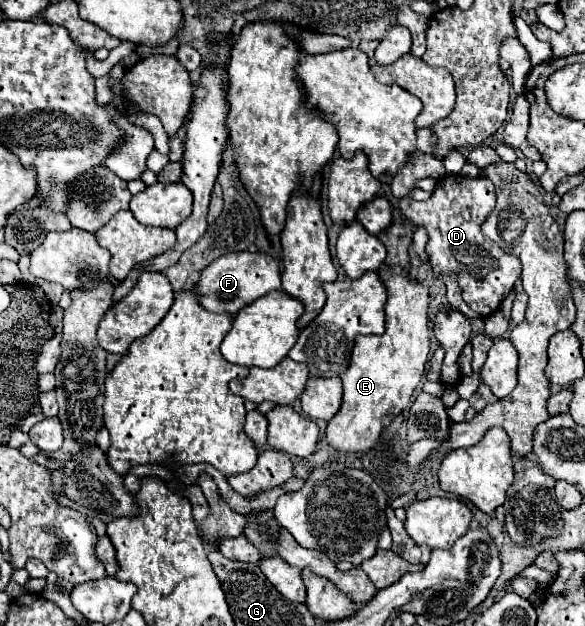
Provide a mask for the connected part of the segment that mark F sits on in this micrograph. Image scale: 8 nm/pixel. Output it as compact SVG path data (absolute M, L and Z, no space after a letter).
M227 253L215 259L201 271L201 277L195 285L195 293L199 297L199 305L211 313L227 313L235 315L239 309L247 307L255 299L267 295L273 289L281 289L281 271L279 261L265 253Z

